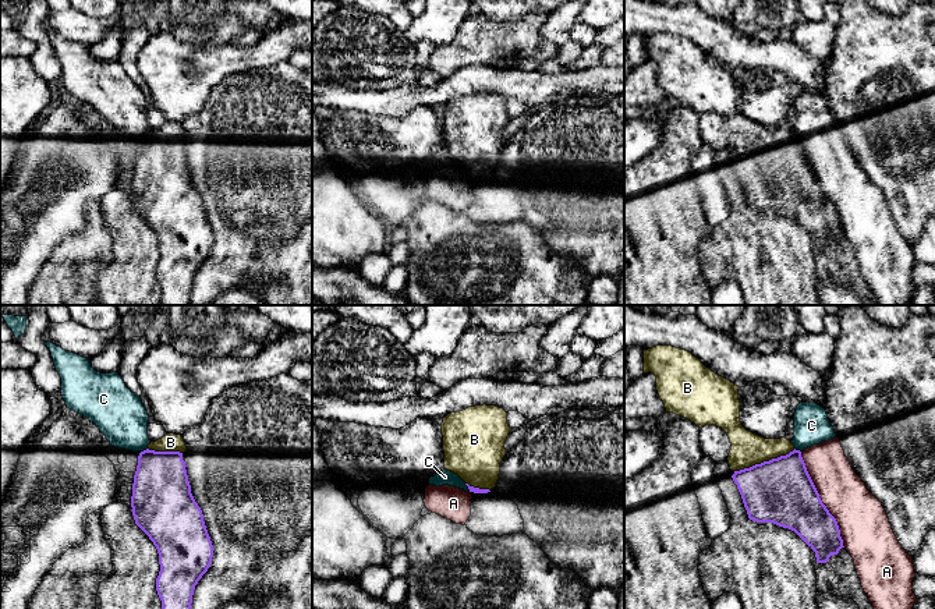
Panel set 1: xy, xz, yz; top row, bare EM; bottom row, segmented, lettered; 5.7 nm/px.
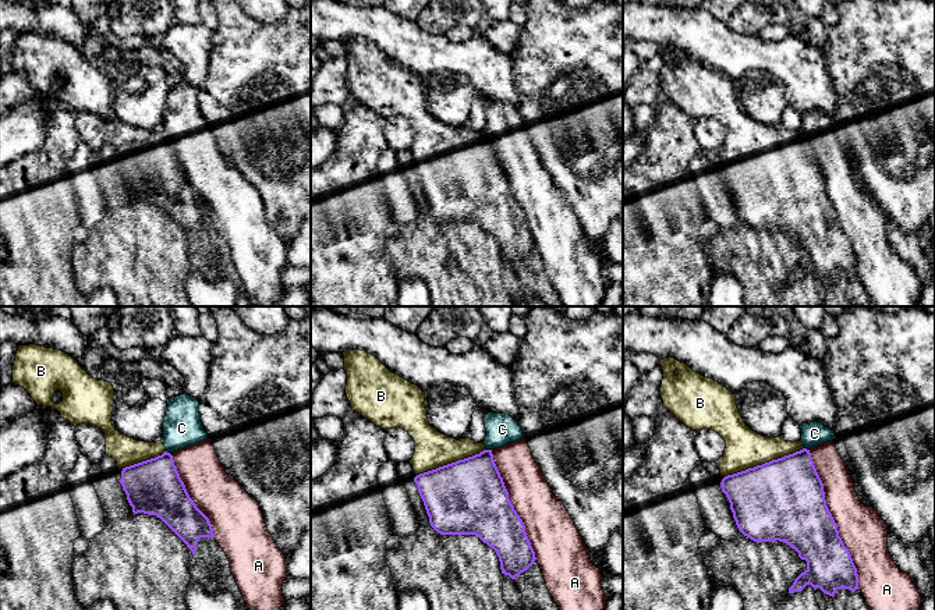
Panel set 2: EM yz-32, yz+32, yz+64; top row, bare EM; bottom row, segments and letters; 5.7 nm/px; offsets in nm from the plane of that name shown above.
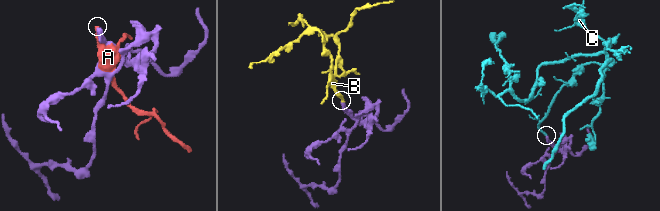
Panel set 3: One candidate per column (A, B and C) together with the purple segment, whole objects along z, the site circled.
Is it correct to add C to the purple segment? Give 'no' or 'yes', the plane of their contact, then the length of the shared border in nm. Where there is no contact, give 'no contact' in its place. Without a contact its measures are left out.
no; contact in xy; length 50 nm

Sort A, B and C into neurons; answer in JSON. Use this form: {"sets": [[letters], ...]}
{"sets": [["A", "C"], ["B"]]}

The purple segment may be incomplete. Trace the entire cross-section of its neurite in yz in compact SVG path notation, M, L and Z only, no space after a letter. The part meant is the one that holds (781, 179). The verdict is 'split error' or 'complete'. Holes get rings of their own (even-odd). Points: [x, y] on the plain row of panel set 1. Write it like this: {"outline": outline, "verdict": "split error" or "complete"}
{"outline": "M672 33L644 38L644 61L648 60L656 64L656 78L666 100L681 103L700 116L716 113L727 121L732 166L750 208L794 219L815 240L817 251L826 251L844 236L837 209L822 191L801 139L786 125L765 127L741 113L739 74L712 60L691 40Z", "verdict": "split error"}

